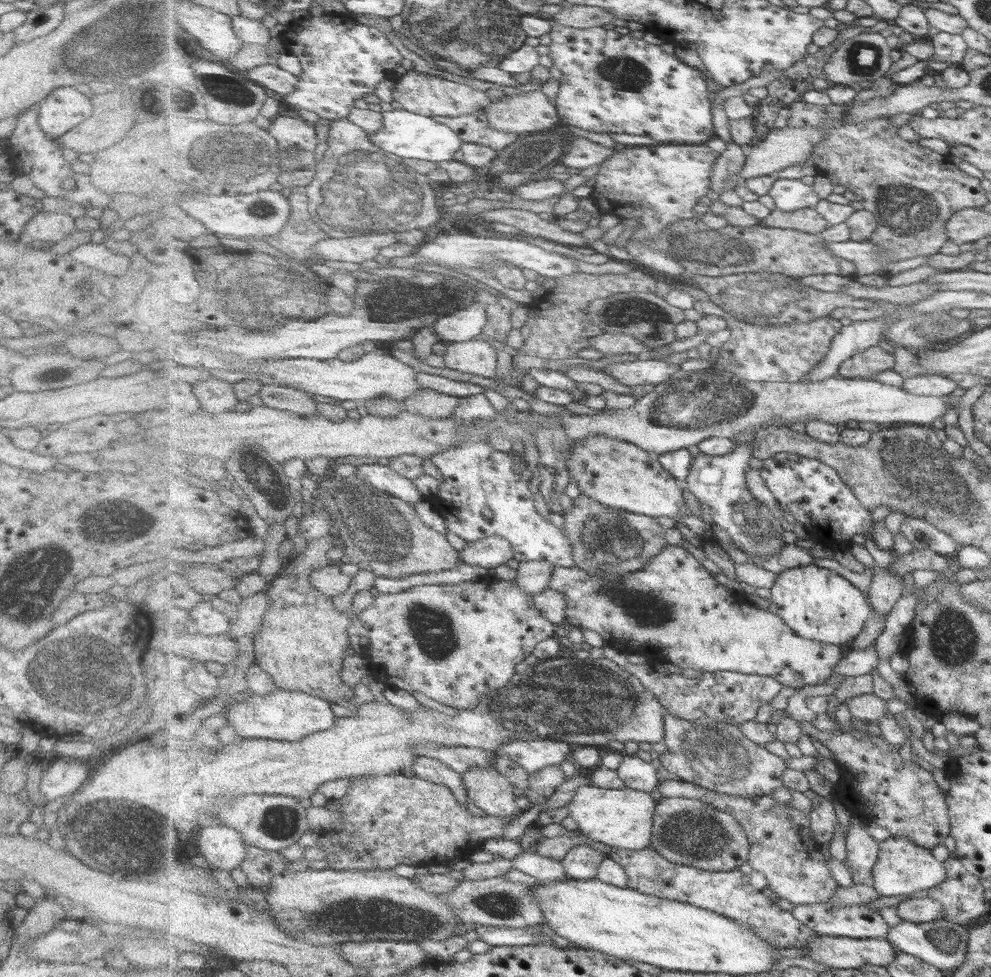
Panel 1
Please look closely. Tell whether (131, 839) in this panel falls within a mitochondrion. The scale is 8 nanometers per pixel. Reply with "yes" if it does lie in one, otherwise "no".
yes

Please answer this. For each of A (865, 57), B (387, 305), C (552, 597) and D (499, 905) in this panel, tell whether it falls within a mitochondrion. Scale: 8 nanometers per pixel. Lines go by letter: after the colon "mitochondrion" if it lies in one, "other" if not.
A: mitochondrion
B: mitochondrion
C: other
D: mitochondrion

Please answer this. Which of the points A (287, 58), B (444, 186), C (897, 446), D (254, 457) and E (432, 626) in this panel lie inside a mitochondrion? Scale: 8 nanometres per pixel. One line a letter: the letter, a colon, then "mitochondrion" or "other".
A: other
B: other
C: mitochondrion
D: other
E: mitochondrion

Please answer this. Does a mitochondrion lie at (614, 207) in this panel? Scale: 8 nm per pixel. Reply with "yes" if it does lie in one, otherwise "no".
no

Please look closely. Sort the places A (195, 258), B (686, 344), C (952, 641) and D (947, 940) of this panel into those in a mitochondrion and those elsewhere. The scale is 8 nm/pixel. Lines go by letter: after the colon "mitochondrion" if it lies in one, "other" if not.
A: other
B: other
C: mitochondrion
D: mitochondrion

